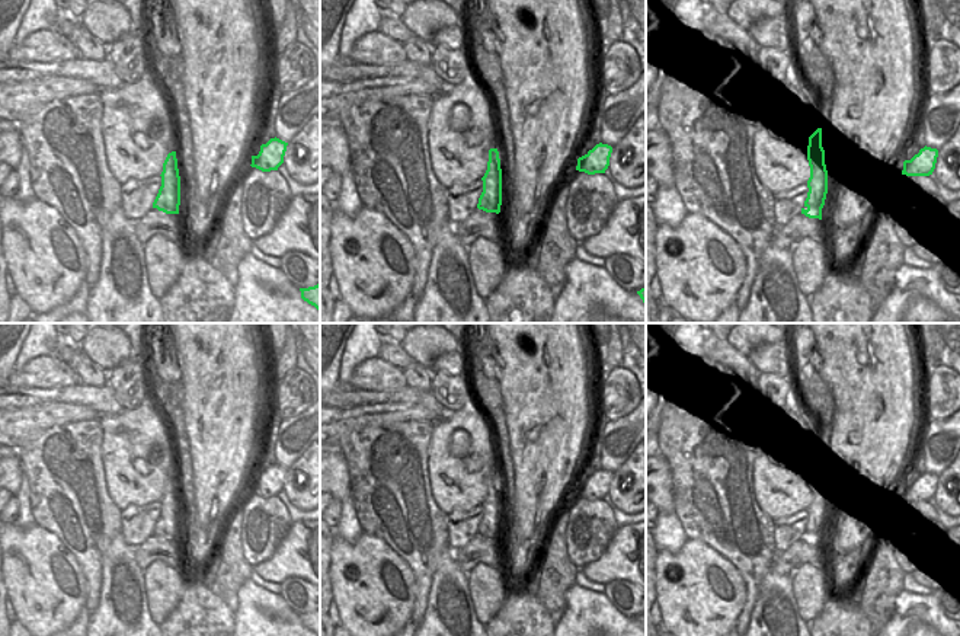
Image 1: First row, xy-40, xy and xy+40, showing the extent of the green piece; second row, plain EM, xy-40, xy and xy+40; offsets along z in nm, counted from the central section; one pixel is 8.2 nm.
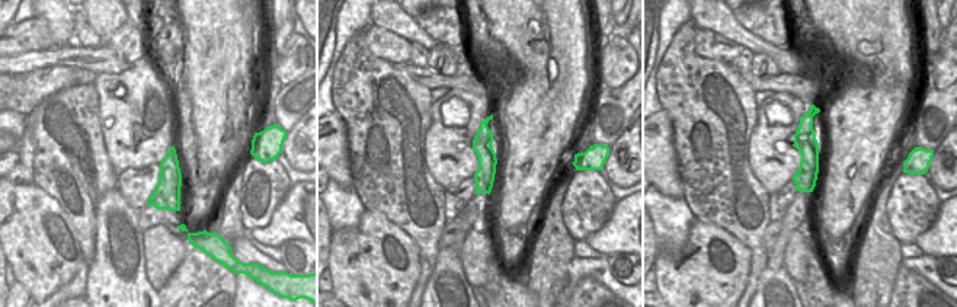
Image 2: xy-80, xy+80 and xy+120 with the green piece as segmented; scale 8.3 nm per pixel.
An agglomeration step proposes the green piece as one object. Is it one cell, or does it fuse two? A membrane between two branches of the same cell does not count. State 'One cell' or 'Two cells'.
Two cells

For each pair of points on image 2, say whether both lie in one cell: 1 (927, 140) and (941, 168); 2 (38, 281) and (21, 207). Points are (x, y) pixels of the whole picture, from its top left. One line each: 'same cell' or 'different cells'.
1: different cells
2: same cell

